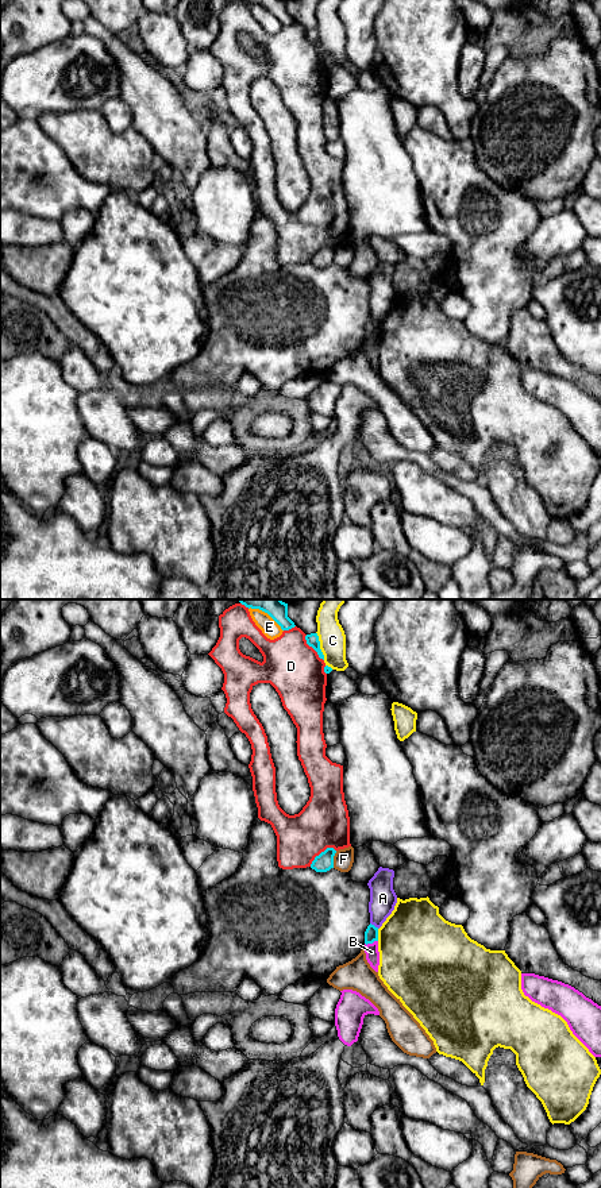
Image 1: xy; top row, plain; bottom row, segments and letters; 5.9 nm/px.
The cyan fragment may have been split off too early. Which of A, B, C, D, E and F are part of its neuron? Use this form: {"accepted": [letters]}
{"accepted": []}

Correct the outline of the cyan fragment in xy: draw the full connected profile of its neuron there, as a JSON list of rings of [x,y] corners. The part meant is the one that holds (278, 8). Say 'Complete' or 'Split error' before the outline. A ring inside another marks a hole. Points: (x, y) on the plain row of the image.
Complete. [[[244,0],[246,3],[259,4],[267,8],[282,26],[294,23],[294,18],[288,12],[288,0]]]

